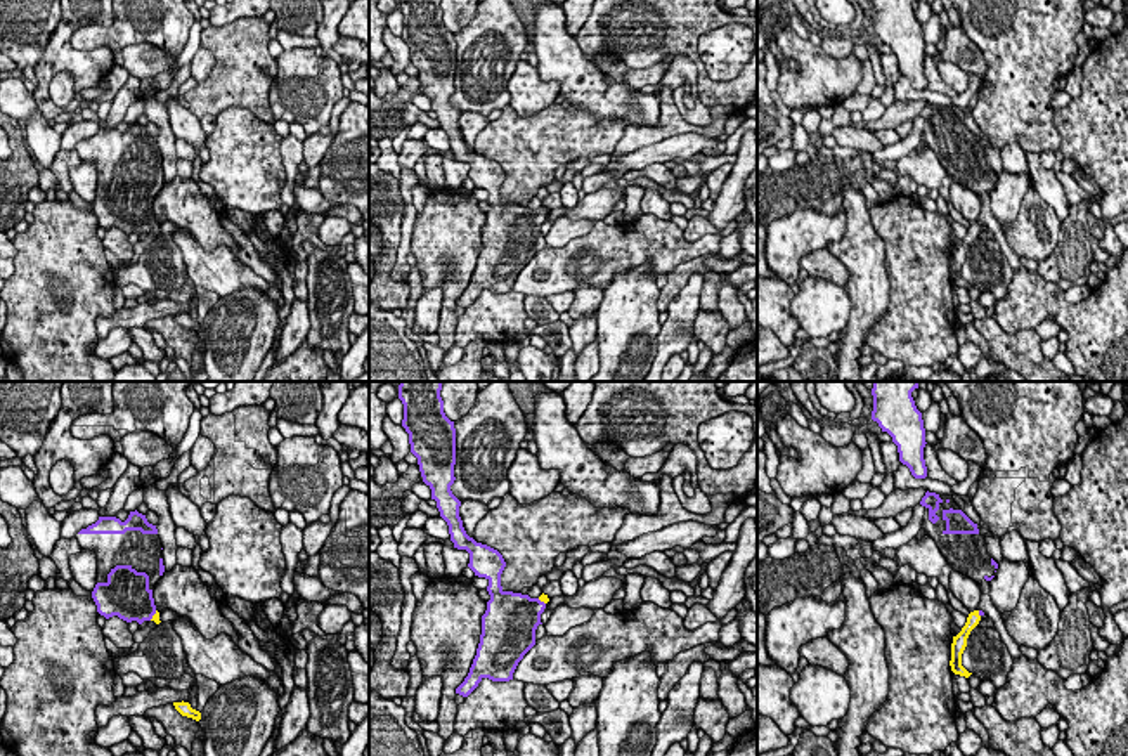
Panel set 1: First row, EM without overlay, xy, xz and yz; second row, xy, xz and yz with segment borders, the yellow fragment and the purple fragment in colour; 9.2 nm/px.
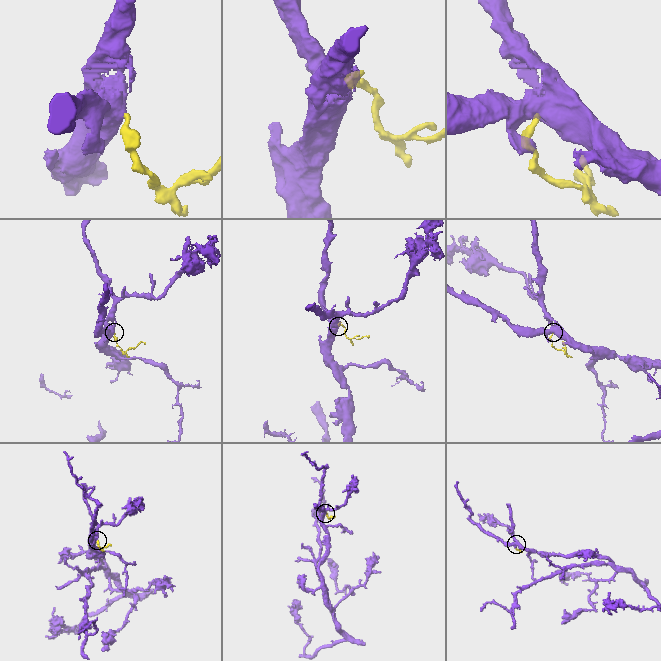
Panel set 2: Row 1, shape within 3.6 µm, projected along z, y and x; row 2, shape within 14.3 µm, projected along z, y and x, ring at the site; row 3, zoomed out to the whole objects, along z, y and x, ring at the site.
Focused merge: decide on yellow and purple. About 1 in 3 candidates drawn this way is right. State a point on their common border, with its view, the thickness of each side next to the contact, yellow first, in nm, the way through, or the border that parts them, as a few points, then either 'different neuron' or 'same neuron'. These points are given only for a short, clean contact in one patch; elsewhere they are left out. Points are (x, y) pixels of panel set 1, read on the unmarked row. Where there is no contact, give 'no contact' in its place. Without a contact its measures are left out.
contact xy (153, 228); calibres 60 and 380 nm; way xy (156, 228), (153, 228), (132, 212); same neuron

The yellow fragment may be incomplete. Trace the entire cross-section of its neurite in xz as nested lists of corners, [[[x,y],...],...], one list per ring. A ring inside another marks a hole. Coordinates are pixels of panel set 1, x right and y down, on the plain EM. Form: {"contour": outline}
{"contour": [[[399,0],[399,10],[404,16],[402,38],[409,45],[411,64],[418,69],[423,94],[431,101],[431,111],[437,113],[440,128],[449,137],[451,153],[454,160],[466,161],[470,165],[468,179],[478,189],[489,192],[487,203],[490,212],[487,222],[482,227],[482,246],[476,260],[476,267],[464,293],[456,300],[456,305],[468,309],[483,290],[492,293],[509,293],[523,267],[535,257],[535,241],[541,234],[541,225],[549,213],[548,206],[530,210],[528,206],[504,203],[501,198],[501,186],[506,179],[502,166],[482,154],[470,149],[463,139],[459,128],[461,113],[452,106],[454,76],[456,76],[456,40],[444,24],[444,12],[440,9],[442,0]]]}

